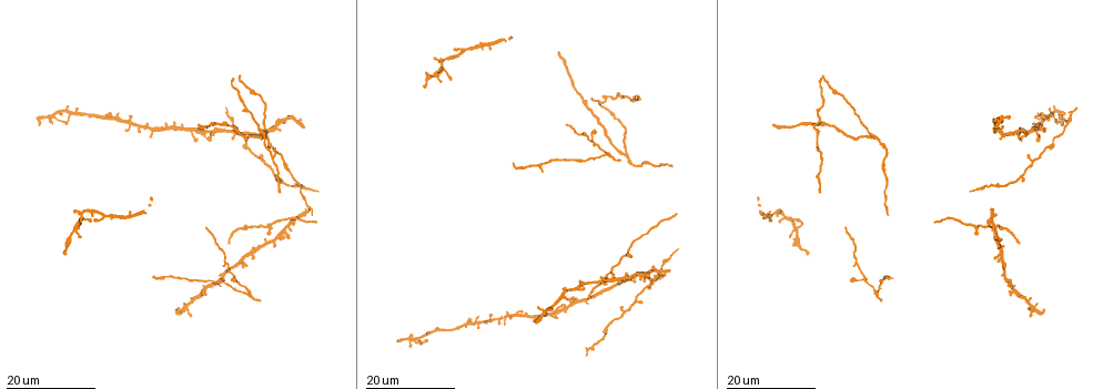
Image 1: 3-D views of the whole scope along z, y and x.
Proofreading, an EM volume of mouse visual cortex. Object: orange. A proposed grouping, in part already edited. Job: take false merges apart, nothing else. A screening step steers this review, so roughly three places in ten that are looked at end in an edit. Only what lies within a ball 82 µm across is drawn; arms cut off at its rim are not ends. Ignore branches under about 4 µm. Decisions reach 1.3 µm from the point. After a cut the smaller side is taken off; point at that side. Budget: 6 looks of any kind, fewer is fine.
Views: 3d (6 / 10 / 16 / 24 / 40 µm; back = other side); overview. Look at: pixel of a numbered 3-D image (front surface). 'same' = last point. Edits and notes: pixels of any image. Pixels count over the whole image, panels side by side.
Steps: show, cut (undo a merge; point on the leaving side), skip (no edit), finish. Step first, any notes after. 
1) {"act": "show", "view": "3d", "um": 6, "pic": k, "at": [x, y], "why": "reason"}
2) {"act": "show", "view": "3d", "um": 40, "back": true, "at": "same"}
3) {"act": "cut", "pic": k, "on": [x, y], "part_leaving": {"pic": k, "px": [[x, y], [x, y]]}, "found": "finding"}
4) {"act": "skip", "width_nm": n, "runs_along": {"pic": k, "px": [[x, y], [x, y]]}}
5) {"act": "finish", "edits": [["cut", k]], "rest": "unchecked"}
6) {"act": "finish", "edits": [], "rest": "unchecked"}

{"act": "show", "view": "3d", "um": 24, "pic": 1, "at": [975, 225], "why": "three-way junction"}

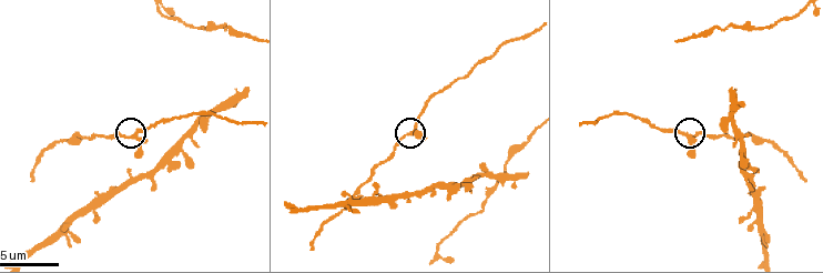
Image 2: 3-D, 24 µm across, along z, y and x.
{"act": "show", "view": "3d", "um": 10, "pic": 2, "at": [690, 137]}

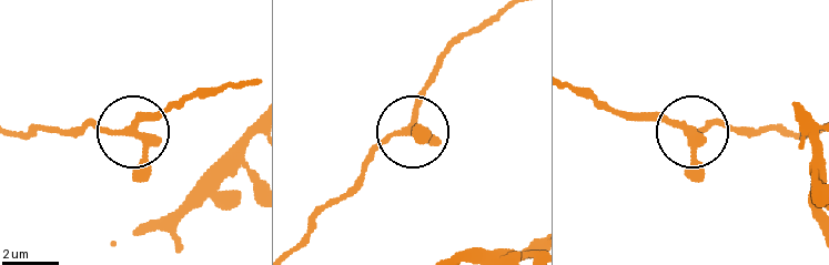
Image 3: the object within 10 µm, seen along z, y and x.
{"act": "skip", "arms": 3, "found": "one neuron here"}

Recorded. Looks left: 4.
{"act": "show", "view": "3d", "um": 16, "pic": 1, "at": [1030, 161]}

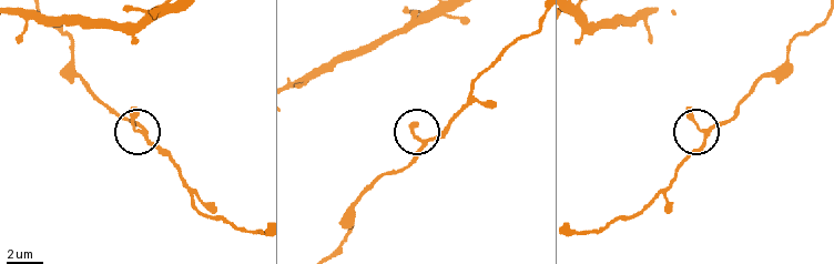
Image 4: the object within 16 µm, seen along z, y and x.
{"act": "show", "view": "3d", "um": 6, "pic": 4, "at": [705, 129]}

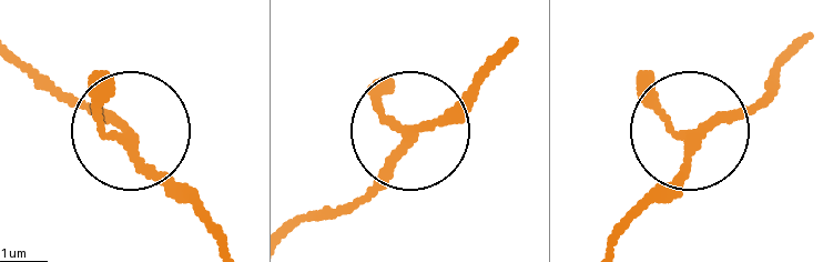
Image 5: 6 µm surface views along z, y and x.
{"act": "skip", "side_arm_um": 20, "arms": 3, "found": "all the same neuron"}

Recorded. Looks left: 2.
{"act": "show", "view": "3d", "um": 24, "pic": 1, "at": [626, 154], "why": "arms part here"}

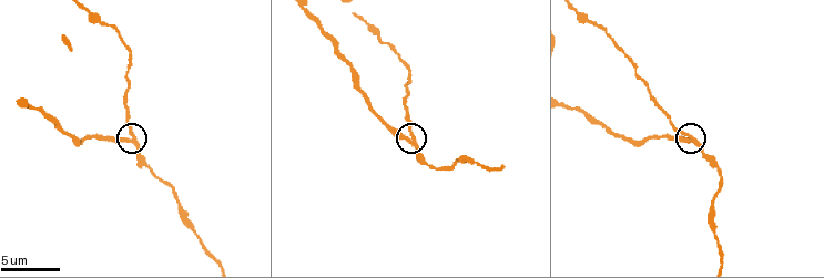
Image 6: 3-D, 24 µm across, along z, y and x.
{"act": "show", "view": "3d", "um": 6, "pic": 6, "at": [128, 137]}

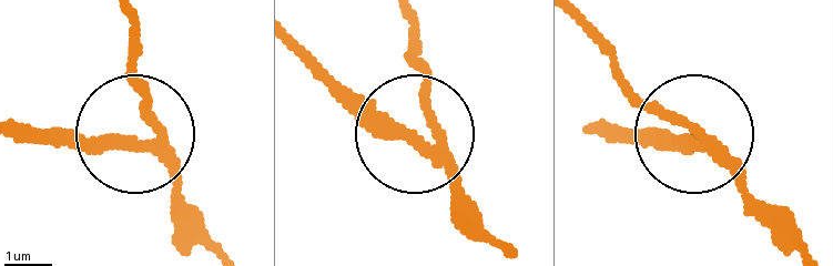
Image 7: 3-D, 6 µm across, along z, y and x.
{"act": "cut", "pic": 7, "on": [94, 154], "part_leaving": {"pic": 7, "px": [[159, 145], [19, 133]]}, "found": "a second neuron is stuck on"}

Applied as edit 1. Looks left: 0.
{"act": "finish", "edits": [["cut", 7]], "rest": "unchecked"}

